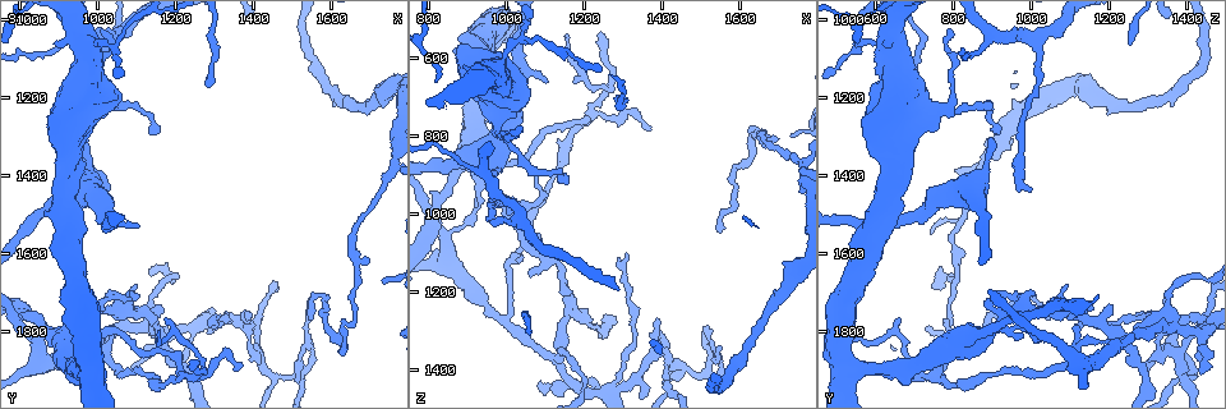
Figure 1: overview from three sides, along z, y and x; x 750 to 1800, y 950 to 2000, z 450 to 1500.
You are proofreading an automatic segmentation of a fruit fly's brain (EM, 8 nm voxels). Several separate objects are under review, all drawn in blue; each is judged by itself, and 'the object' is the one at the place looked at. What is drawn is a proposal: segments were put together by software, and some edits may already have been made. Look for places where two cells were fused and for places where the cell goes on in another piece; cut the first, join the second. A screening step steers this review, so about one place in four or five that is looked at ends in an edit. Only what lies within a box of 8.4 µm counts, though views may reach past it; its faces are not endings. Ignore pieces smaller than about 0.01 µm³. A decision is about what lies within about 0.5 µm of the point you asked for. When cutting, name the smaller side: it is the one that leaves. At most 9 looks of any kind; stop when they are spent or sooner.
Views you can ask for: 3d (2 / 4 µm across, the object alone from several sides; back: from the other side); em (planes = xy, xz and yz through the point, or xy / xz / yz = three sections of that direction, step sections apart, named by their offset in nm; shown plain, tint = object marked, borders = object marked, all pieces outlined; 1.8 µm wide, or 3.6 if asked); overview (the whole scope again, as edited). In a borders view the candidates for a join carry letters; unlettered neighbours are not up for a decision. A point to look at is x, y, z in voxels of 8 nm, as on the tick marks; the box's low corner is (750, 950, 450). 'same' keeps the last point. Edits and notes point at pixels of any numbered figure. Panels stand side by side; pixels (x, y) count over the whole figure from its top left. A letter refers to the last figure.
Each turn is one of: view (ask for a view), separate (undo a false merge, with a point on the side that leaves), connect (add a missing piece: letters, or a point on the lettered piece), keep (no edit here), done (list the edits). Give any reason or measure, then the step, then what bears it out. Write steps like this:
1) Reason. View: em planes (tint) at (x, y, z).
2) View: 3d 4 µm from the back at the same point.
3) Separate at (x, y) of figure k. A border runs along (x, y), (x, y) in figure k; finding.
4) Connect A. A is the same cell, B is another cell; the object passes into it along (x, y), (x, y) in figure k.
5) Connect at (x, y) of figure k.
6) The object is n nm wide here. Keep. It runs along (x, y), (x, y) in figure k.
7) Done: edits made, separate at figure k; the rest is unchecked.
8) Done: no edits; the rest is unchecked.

Thin end. View: 3d 2 µm at (1015, 1445, 995).

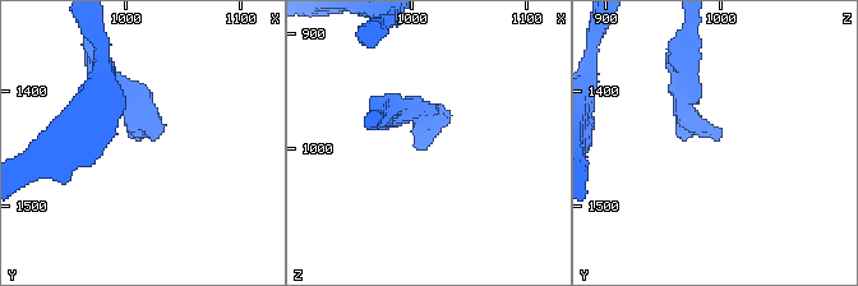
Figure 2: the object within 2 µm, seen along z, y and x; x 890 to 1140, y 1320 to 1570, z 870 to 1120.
View: em yz step 8 (borders) at (1010, 1440, 1000).

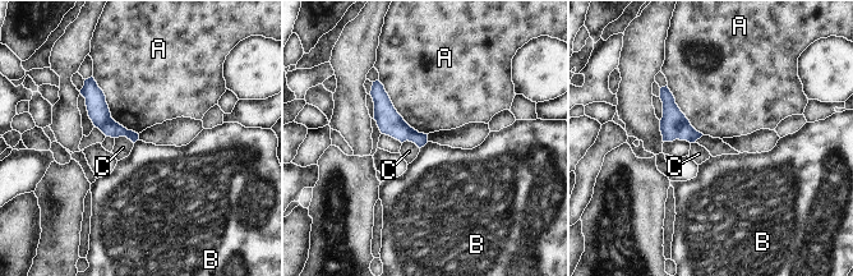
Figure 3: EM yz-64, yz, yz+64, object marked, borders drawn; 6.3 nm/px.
Cut it another way. View: em planes (borders) at the same point.

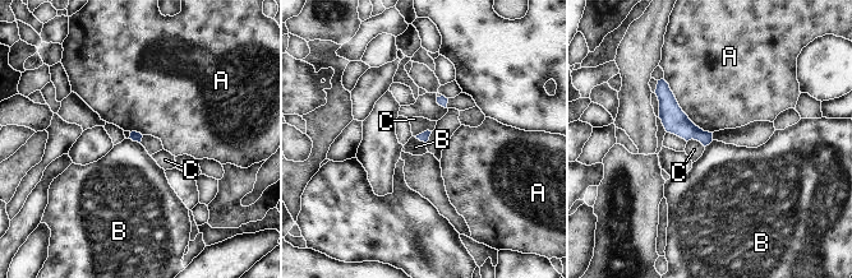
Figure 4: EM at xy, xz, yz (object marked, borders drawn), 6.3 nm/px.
Keep. A, B and C are other cells; none of them fits.

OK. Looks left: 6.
An open end. View: 3d 4 µm from the back at (1220, 1865, 1415).

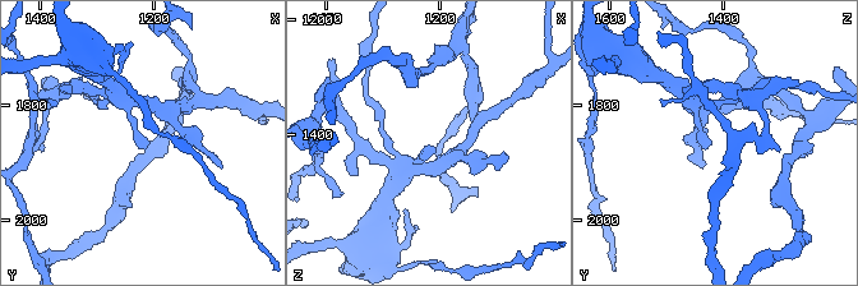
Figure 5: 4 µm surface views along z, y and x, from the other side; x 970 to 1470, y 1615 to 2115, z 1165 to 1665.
Now the EM. View: em planes (borders) at (1215, 1865, 1415).

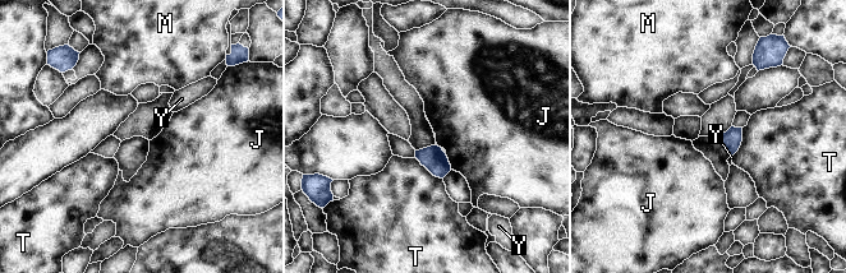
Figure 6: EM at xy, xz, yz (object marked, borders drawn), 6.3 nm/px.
Keep. J, M, T and Y are other cells; a border runs along (445, 153), (451, 169) in figure 6; none of them fits.

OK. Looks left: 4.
An open end. View: em planes (borders) at (1550, 1710, 1335).

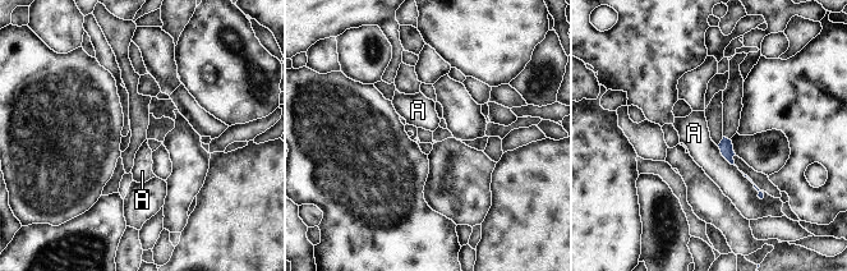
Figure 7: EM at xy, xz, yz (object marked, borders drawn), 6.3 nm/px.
The longest contact is with A, 180 nm. Keep. A is another cell; none of them fits.

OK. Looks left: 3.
View: 3d 2 µm from the back at (1010, 1830, 1175).

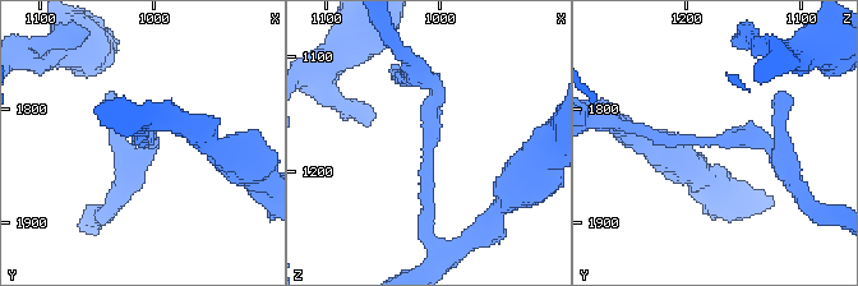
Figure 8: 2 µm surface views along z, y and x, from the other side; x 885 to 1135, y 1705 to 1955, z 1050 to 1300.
Now the EM. View: em xy step 16 (tint) at (1010, 1830, 1174).

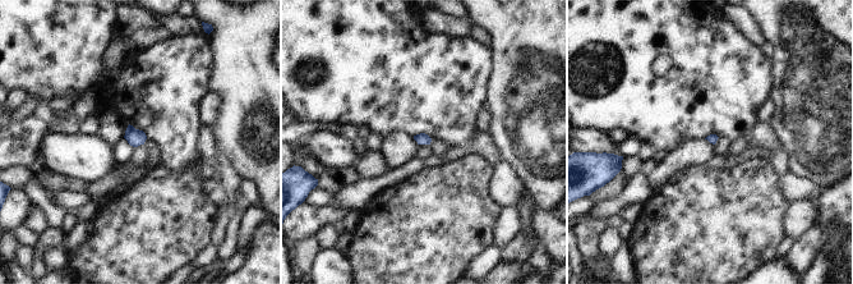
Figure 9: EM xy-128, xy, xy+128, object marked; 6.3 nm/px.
View: em xy step 16 (borders) at the same point.

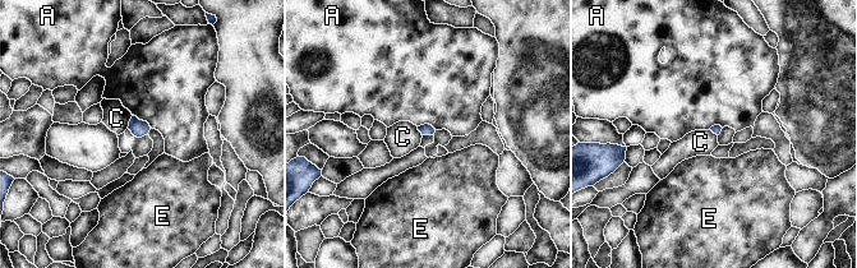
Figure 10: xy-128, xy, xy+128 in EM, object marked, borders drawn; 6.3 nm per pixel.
Keep. A, C and E are other cells; one cell here.

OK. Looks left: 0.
Done: no edits; the rest is unchecked.

